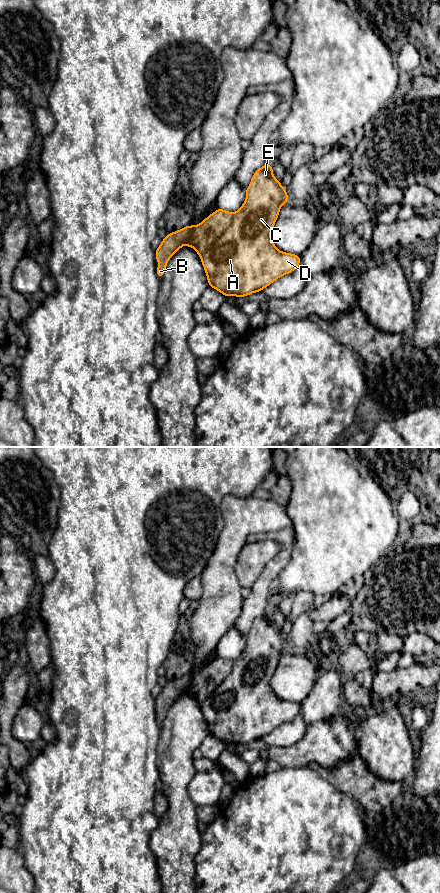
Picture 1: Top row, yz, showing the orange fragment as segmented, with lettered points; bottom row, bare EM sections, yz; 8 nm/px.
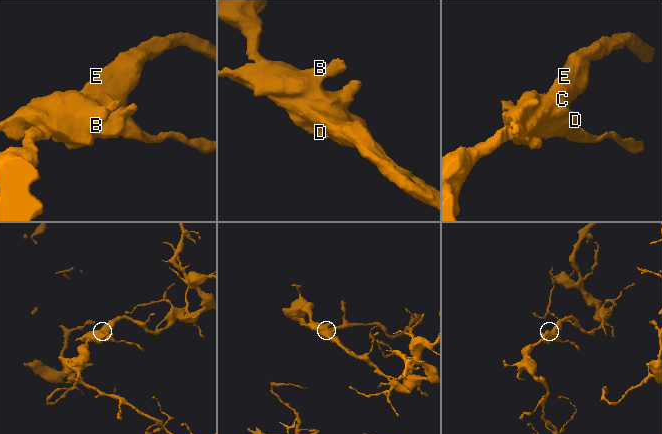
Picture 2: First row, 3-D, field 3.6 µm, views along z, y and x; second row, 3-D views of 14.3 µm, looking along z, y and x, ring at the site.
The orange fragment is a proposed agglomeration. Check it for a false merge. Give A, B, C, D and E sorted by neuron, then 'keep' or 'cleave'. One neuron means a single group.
A C D E / B; cleave

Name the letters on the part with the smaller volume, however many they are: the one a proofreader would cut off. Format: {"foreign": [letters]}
{"foreign": ["B"]}

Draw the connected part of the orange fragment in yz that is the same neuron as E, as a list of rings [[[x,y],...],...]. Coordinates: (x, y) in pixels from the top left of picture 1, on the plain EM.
[[[270,610],[254,620],[246,637],[246,648],[241,656],[233,661],[232,672],[202,702],[201,709],[210,735],[225,745],[245,745],[262,739],[300,713],[299,703],[279,699],[271,687],[271,679],[281,654],[287,649],[287,638],[274,625]]]

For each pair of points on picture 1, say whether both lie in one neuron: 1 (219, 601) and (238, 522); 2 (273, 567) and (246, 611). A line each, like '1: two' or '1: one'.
1: one
2: one

